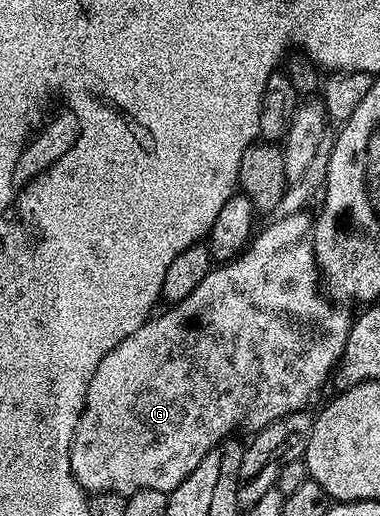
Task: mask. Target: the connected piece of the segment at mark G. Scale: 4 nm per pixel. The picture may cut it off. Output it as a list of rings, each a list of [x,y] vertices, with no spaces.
[[[308,213],[283,216],[283,220],[272,220],[265,231],[258,233],[250,241],[238,258],[210,269],[209,274],[187,296],[187,300],[170,305],[161,315],[150,317],[131,336],[127,336],[103,360],[99,360],[99,368],[95,368],[95,376],[91,376],[91,384],[85,397],[85,411],[77,425],[77,431],[71,444],[71,472],[75,480],[86,492],[115,492],[116,494],[131,495],[140,490],[158,490],[164,494],[179,488],[195,468],[199,468],[199,460],[207,456],[220,442],[236,435],[237,429],[256,432],[271,425],[275,420],[286,418],[288,414],[296,414],[306,409],[305,405],[313,398],[316,390],[321,390],[330,381],[335,367],[341,360],[345,350],[347,336],[351,332],[354,319],[344,305],[334,304],[323,293],[323,282],[319,277],[317,258],[313,254],[312,245],[307,241],[311,234],[311,218]]]

